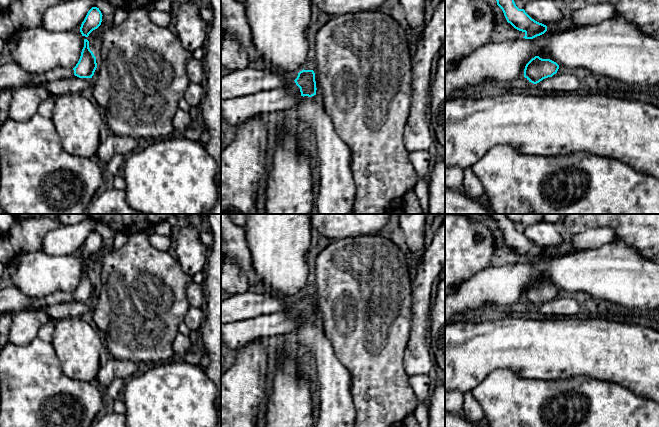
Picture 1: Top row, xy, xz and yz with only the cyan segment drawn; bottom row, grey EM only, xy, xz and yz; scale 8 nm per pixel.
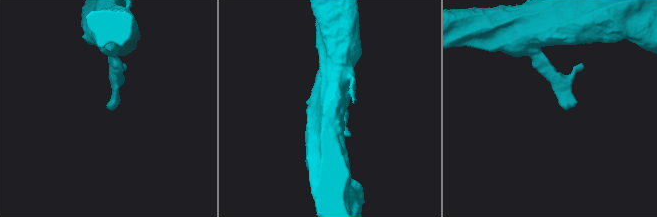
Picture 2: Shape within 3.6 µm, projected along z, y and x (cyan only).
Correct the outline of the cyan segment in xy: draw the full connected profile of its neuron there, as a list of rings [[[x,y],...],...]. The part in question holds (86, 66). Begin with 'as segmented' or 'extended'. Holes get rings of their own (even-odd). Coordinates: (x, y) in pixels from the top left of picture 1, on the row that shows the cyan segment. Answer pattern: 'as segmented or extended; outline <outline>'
extended; outline [[[84,39],[84,47],[82,49],[80,59],[73,69],[57,67],[47,72],[31,74],[31,81],[33,86],[38,86],[43,83],[71,78],[73,76],[77,76],[79,78],[92,78],[96,68],[96,57],[89,48],[89,41]]]

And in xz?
extended; outline [[[302,70],[295,80],[281,89],[259,91],[239,98],[221,99],[221,118],[224,128],[239,125],[249,118],[274,111],[285,111],[295,108],[298,101],[297,92],[301,96],[316,95],[316,81],[313,70]]]

